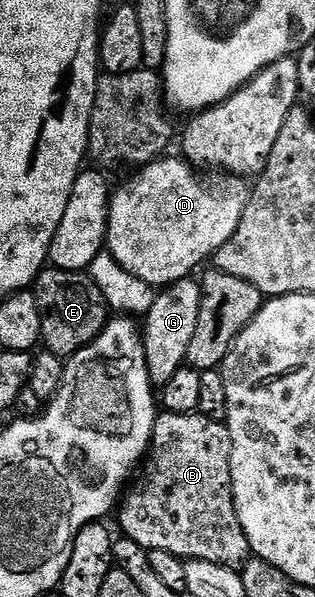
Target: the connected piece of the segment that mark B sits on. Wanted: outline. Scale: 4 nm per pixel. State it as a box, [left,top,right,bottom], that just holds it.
[117,411,252,569]

